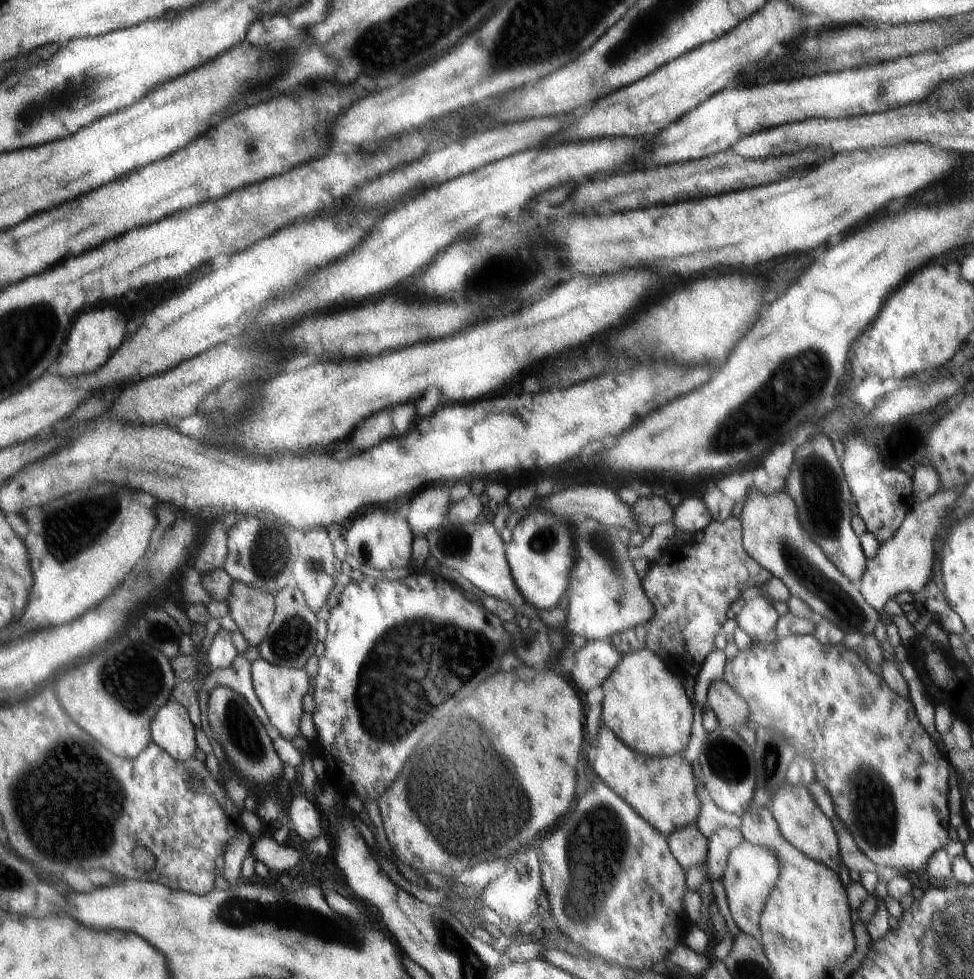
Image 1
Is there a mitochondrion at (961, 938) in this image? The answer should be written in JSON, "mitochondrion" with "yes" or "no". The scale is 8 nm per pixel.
{"mitochondrion":"yes"}

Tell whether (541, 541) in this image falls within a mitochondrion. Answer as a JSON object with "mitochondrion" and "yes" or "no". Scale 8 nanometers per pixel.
{"mitochondrion":"yes"}

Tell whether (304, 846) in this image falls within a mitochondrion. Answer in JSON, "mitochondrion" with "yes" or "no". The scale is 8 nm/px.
{"mitochondrion":"no"}

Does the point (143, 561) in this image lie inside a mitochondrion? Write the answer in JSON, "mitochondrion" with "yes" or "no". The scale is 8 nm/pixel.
{"mitochondrion":"no"}

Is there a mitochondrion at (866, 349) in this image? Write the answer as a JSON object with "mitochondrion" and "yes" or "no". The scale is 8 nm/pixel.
{"mitochondrion":"no"}

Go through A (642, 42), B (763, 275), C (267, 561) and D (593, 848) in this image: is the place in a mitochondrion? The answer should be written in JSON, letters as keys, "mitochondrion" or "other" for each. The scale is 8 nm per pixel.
{"A":"mitochondrion","B":"other","C":"mitochondrion","D":"mitochondrion"}

